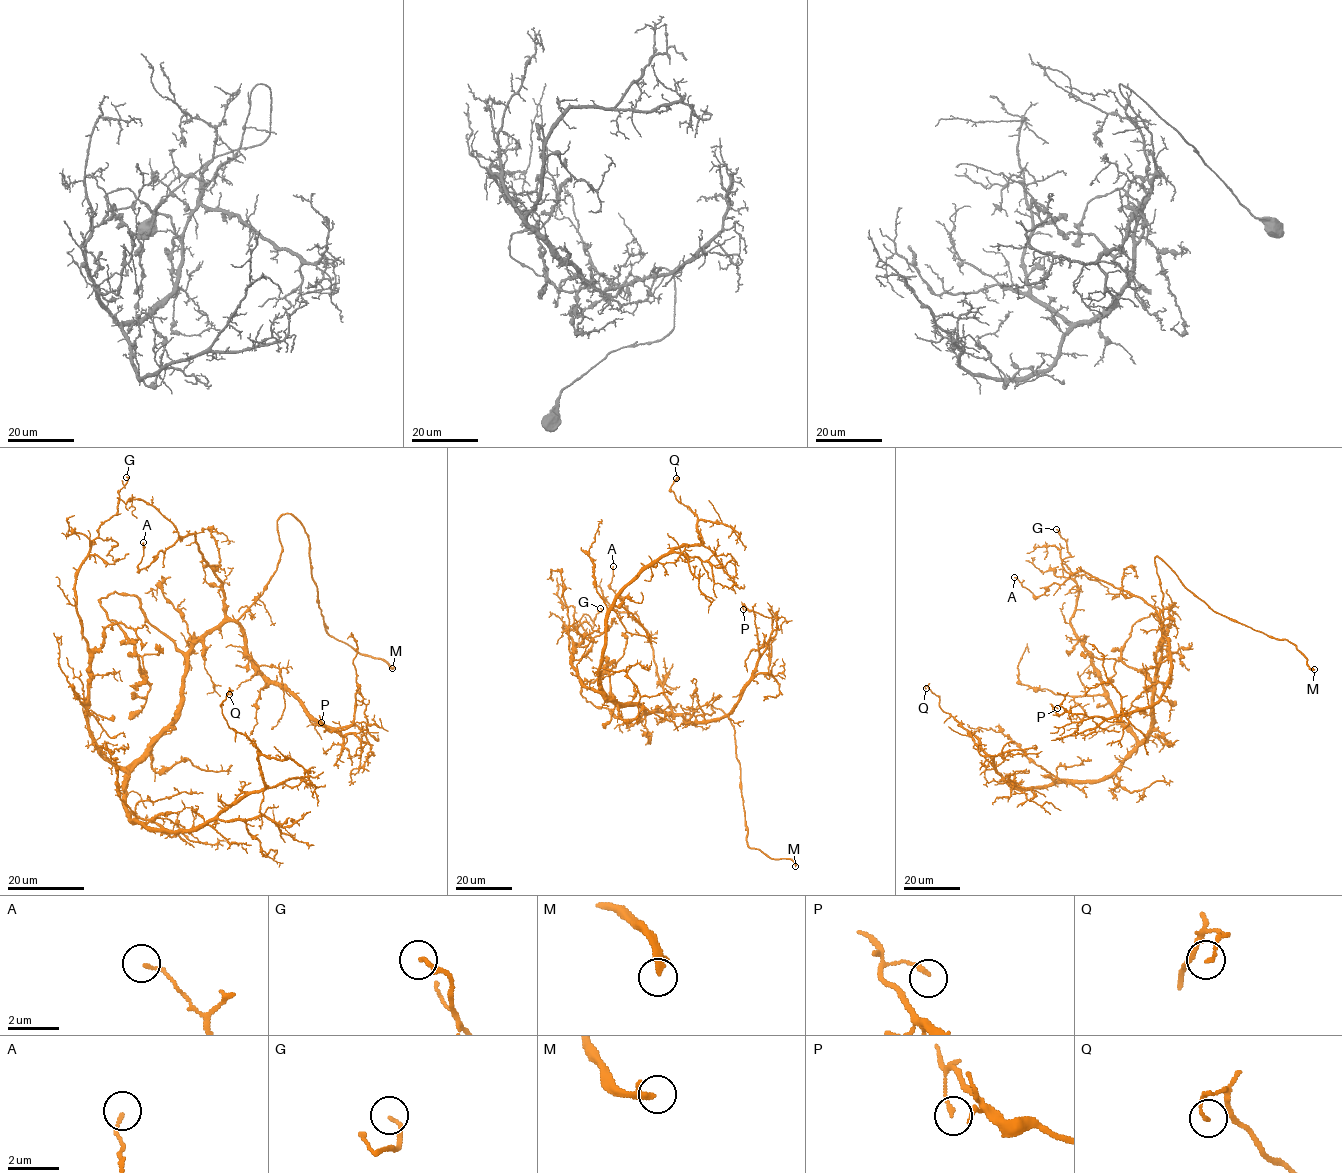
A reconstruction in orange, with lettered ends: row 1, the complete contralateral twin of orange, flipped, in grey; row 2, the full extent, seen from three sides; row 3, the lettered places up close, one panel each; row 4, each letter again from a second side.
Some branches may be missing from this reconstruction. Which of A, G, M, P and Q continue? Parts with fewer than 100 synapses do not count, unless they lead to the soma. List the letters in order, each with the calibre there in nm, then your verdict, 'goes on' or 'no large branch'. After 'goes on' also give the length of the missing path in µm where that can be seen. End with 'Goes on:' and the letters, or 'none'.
A: 130 nm thick; no large branch
G: 130 nm thick; no large branch
M: 280 nm thick; goes on; about 15 µm are missing
P: 160 nm thick; no large branch
Q: 120 nm thick; no large branch
Goes on: M

